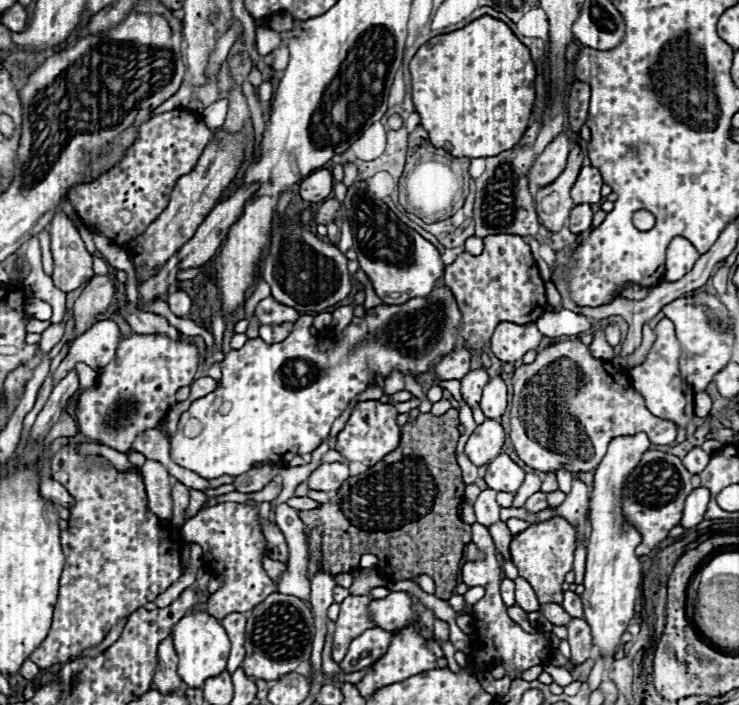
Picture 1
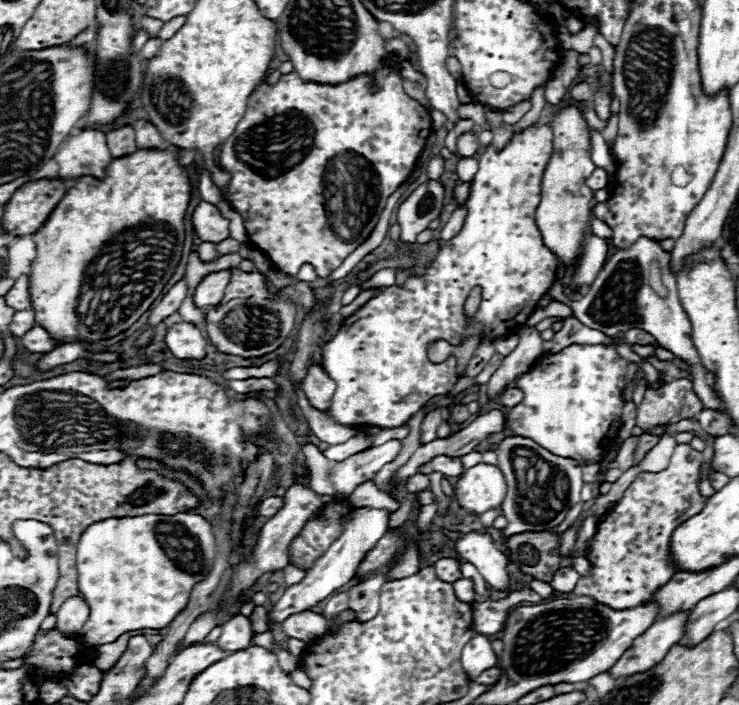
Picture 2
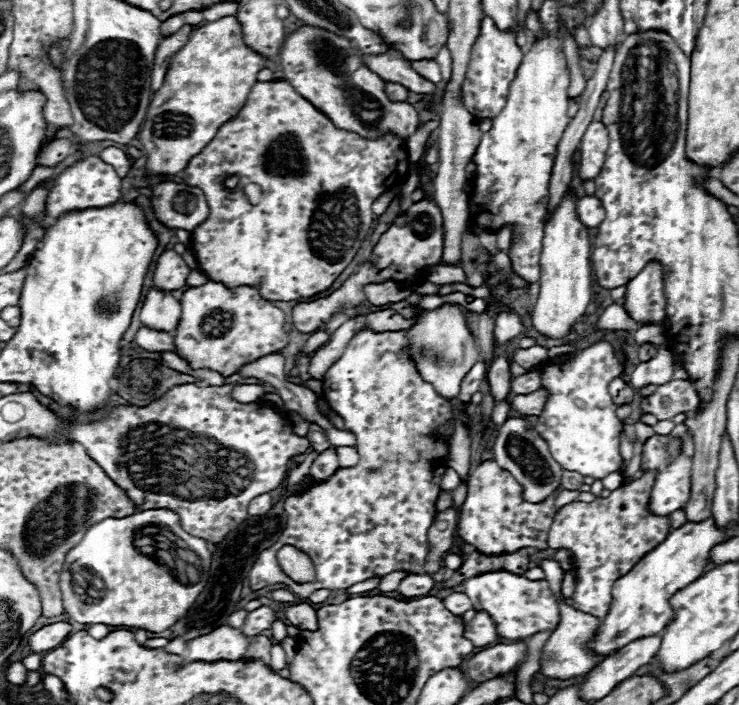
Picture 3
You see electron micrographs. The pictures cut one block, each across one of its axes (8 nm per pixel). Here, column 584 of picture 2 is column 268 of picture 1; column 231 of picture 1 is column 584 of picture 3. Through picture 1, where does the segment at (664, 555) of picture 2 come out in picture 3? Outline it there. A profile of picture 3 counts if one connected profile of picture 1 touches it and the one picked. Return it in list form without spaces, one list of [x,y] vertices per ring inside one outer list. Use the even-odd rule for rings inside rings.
[[[644,474],[642,478],[610,492],[608,498],[598,498],[590,504],[570,502],[556,512],[548,532],[548,546],[566,548],[572,552],[572,564],[576,572],[576,592],[572,596],[572,606],[576,610],[604,618],[612,602],[614,582],[628,574],[630,568],[640,562],[640,558],[644,558],[666,538],[670,516],[654,516],[648,510],[652,484],[654,474]]]

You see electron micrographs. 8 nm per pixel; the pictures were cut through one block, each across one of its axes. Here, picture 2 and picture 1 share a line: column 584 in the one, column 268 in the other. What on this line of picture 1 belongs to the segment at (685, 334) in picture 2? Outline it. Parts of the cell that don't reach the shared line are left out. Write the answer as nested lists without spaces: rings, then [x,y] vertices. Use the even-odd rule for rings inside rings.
[[[272,296],[258,302],[254,316],[262,326],[280,326],[286,322],[296,322],[300,318],[300,314],[294,308],[276,302]]]

